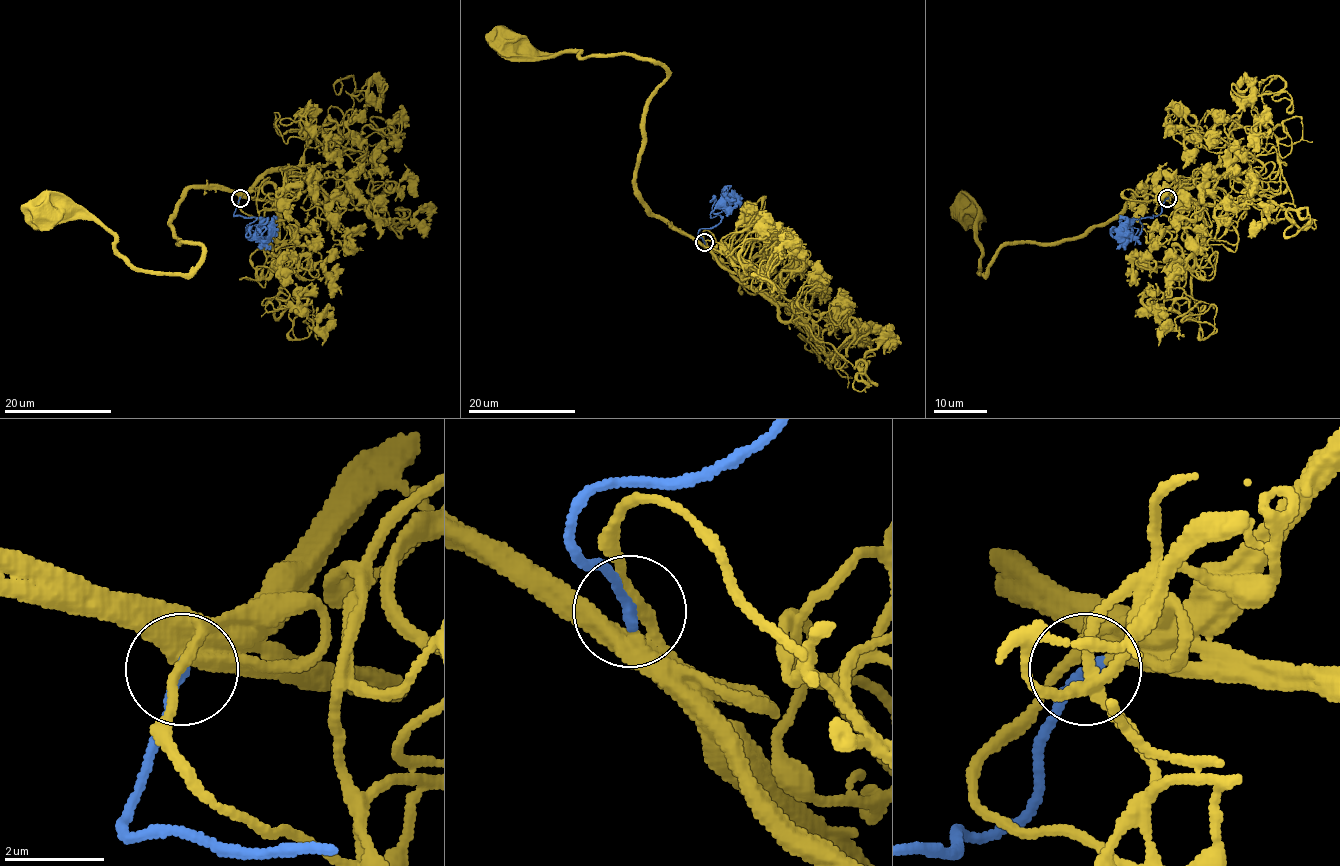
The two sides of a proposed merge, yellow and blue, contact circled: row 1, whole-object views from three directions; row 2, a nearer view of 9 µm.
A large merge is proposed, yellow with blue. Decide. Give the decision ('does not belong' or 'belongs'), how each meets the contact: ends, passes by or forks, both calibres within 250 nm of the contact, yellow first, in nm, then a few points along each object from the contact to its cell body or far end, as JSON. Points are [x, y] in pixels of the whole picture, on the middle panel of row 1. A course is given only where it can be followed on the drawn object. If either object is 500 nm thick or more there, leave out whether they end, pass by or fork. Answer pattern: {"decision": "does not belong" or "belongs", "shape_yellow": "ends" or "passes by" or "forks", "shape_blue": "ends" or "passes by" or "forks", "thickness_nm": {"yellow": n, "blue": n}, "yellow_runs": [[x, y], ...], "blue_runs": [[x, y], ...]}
{"decision": "belongs", "shape_yellow": "passes by", "shape_blue": "ends", "thickness_nm": {"yellow": 200, "blue": 240}, "yellow_runs": [[704, 241], [655, 216], [635, 186], [643, 106], [666, 71], [627, 55], [528, 57], [512, 41]], "blue_runs": [[704, 242], [698, 232], [716, 226], [721, 217], [710, 217], [713, 209], [735, 203], [739, 199], [737, 194]]}

